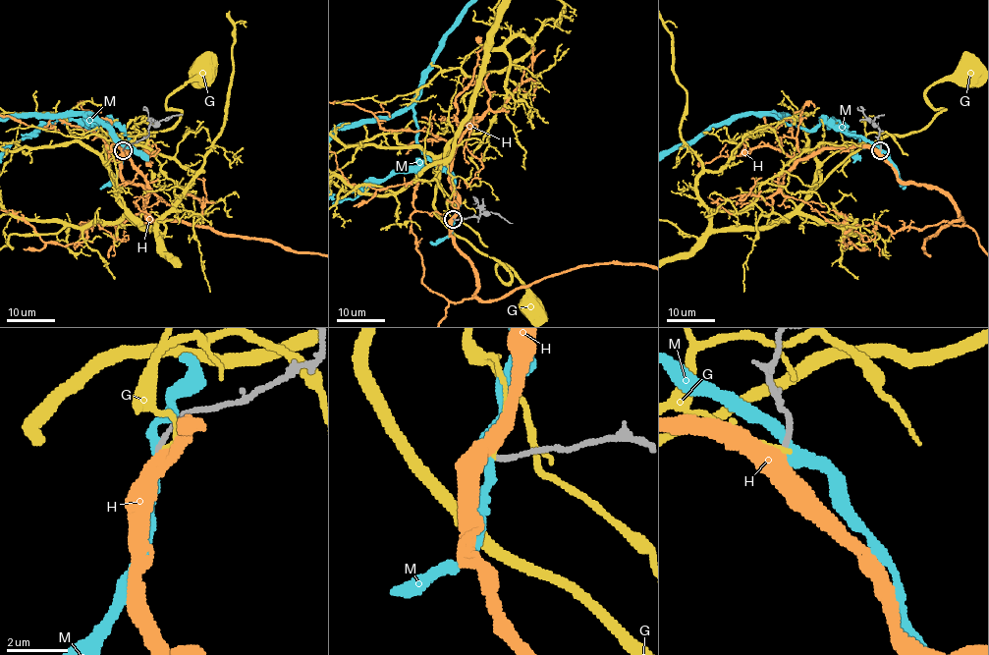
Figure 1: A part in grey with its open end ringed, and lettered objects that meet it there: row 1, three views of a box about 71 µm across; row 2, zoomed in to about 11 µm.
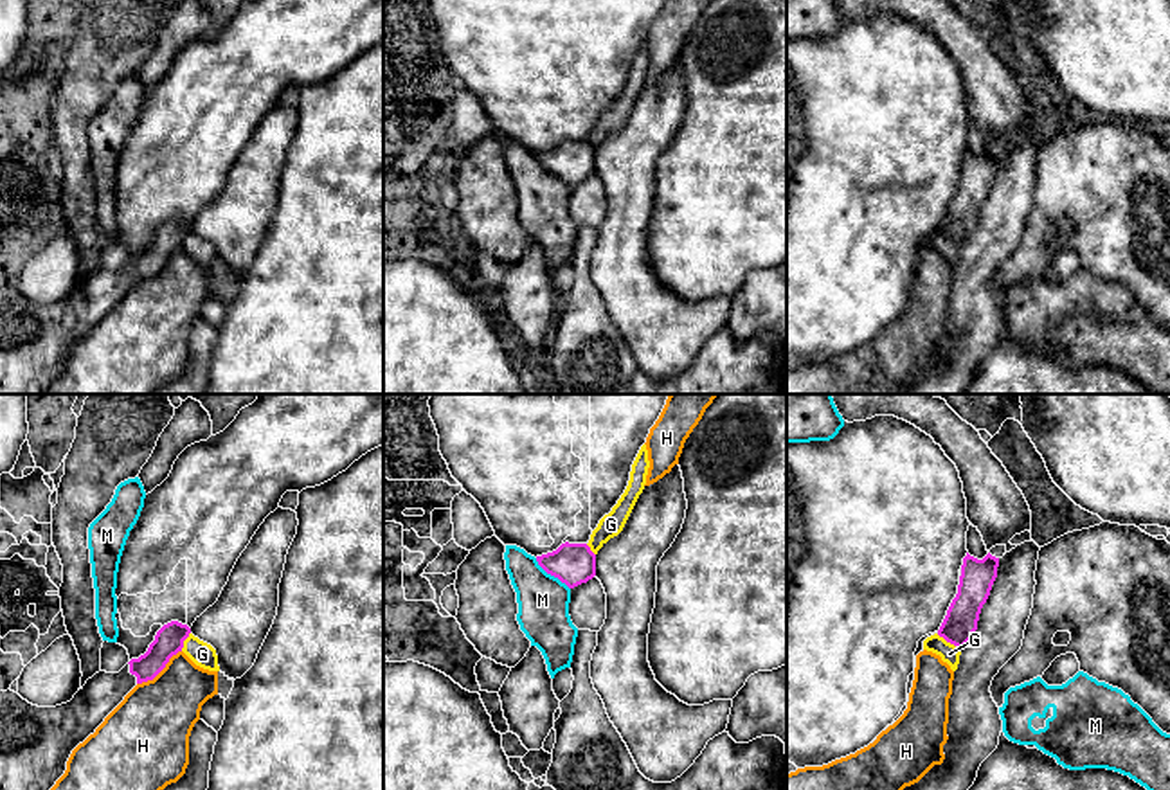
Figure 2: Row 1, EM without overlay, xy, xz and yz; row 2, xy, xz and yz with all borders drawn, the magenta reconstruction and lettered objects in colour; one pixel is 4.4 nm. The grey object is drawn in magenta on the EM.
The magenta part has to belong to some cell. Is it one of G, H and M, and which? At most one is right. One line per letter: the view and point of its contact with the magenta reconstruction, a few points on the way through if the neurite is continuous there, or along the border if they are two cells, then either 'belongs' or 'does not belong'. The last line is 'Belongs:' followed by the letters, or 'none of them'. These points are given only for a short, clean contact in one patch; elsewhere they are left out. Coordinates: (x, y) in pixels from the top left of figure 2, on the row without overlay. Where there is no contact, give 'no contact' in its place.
G: yz (949, 238) | along yz (936, 231), (960, 245) | does not belong
H: xy (159, 269) | along xy (180, 247), (152, 276), (137, 281) | does not belong
M: xz (551, 171) | does not belong
Belongs: none of them

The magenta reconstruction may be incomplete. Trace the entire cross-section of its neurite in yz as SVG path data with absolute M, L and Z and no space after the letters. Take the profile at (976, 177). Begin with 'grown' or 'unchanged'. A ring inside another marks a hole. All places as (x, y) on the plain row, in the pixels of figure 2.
unchanged; M967 149L961 162L958 191L952 196L938 232L963 245L977 227L983 202L997 175L999 155L990 149L977 157Z

